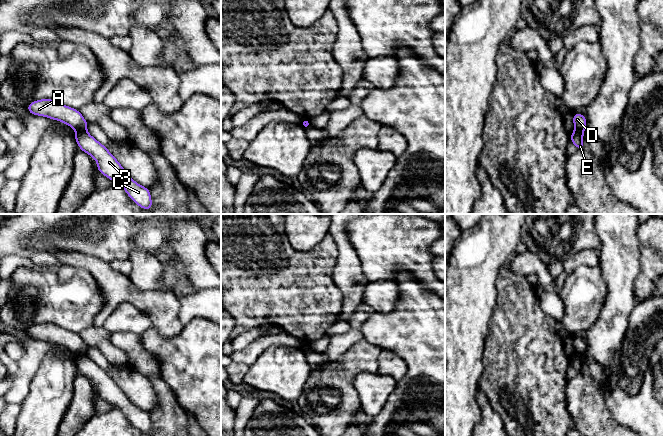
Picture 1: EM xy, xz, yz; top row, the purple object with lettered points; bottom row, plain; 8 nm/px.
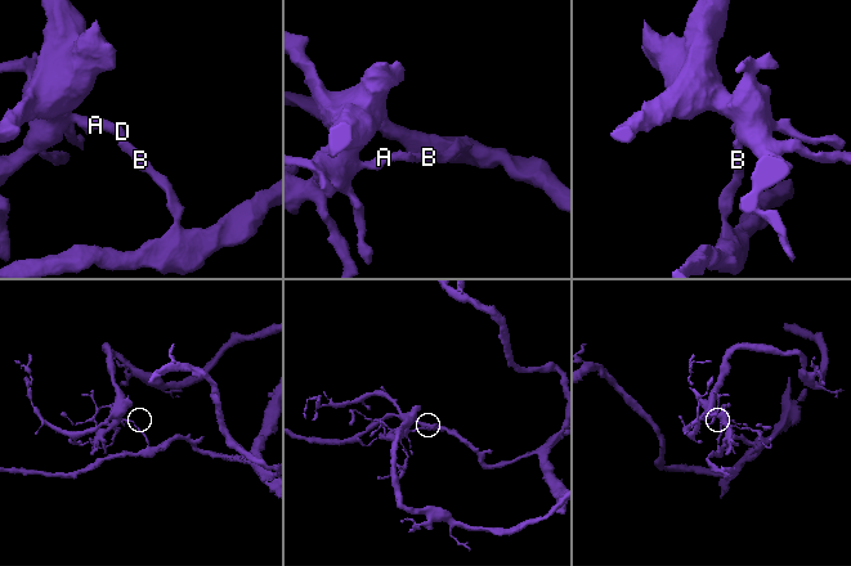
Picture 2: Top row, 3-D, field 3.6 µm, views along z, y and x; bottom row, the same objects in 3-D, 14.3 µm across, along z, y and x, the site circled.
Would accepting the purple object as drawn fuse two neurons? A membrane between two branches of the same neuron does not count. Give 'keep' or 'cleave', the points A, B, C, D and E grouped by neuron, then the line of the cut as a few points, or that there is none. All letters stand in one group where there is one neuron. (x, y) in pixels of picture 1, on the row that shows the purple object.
cleave; A D / B C E; cut in xy along (85, 130), (77, 132)

